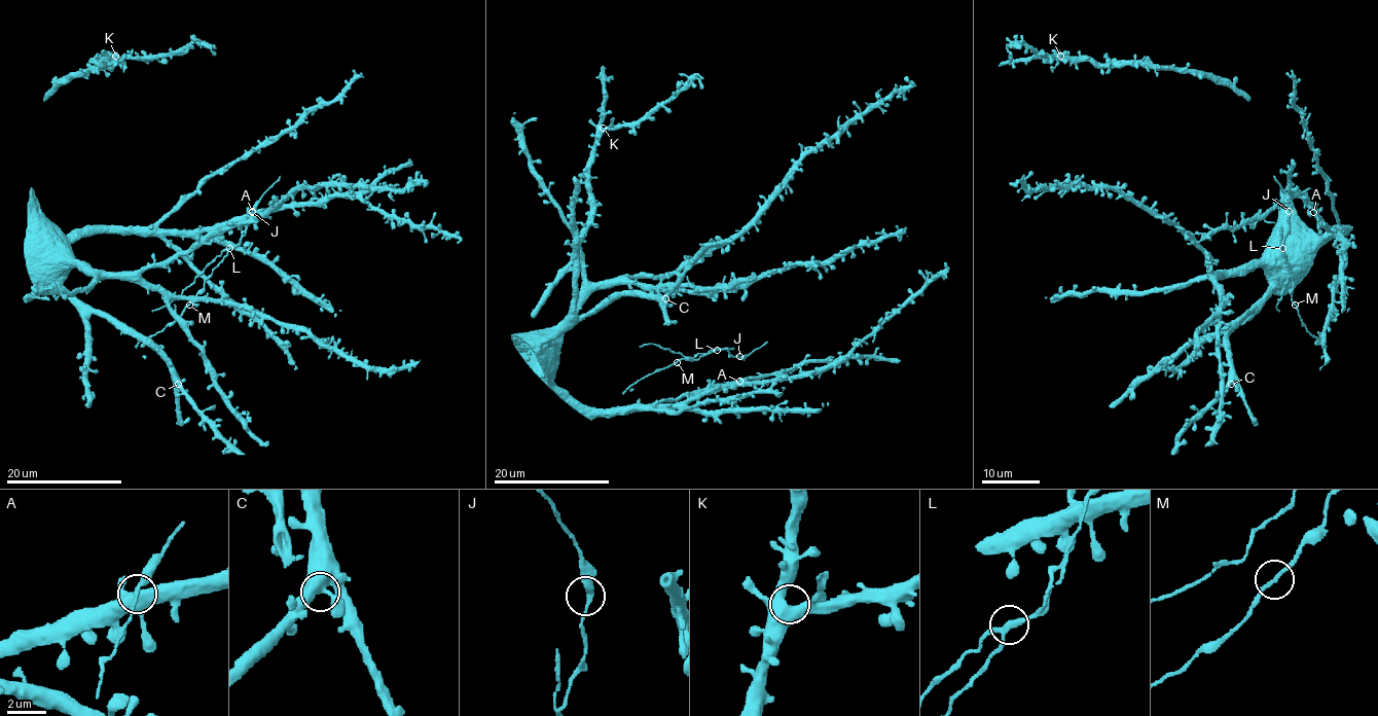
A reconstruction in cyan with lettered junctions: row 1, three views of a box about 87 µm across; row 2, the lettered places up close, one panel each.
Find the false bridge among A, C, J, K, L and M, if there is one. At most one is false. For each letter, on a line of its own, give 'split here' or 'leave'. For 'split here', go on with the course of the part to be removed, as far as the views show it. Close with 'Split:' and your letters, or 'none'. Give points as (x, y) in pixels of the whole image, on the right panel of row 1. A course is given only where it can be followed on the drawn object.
A: leave
C: leave
J: leave
K: leave
L: split here; course (1281, 248), (1289, 277), (1276, 305), (1279, 312)
M: leave
Split: L

